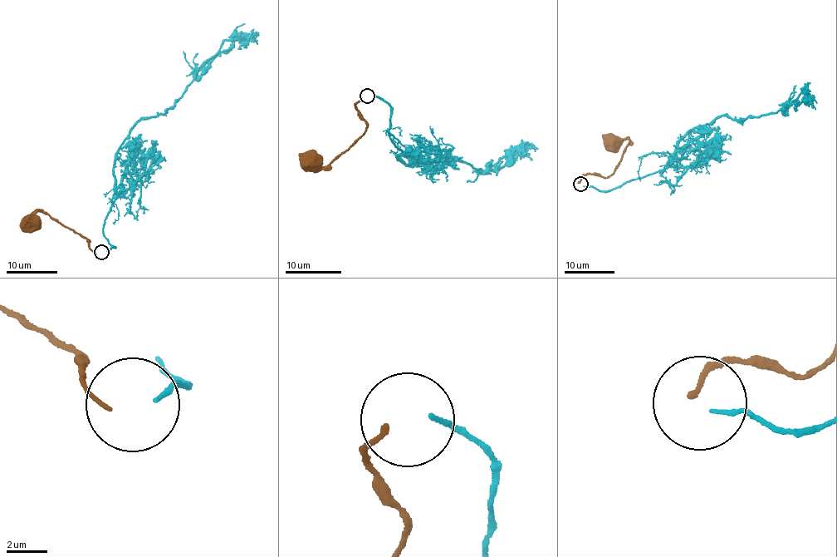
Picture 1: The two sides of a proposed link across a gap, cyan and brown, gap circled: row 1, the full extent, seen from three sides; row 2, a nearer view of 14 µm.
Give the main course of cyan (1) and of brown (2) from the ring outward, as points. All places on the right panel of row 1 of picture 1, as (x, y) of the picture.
1: (583, 186), (601, 191), (642, 179), (726, 115), (739, 121), (767, 115), (805, 95), (816, 103)
2: (577, 183), (589, 174), (612, 175), (628, 140), (618, 137), (606, 144)

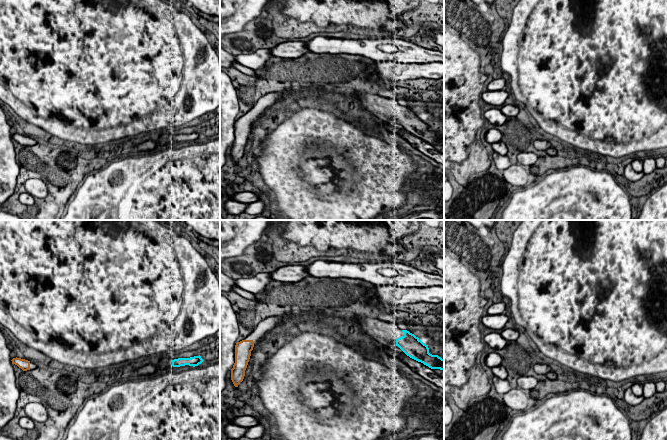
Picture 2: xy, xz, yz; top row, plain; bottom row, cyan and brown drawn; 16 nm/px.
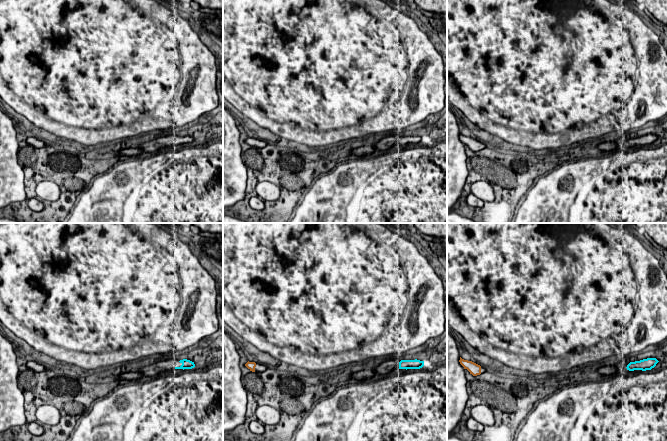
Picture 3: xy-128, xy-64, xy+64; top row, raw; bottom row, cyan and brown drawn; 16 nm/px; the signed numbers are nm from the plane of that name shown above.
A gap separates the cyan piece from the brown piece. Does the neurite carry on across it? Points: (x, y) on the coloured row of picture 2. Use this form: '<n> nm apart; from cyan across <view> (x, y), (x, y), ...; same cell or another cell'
2250 nm apart; from cyan across xy (171, 361), (29, 361); same cell

